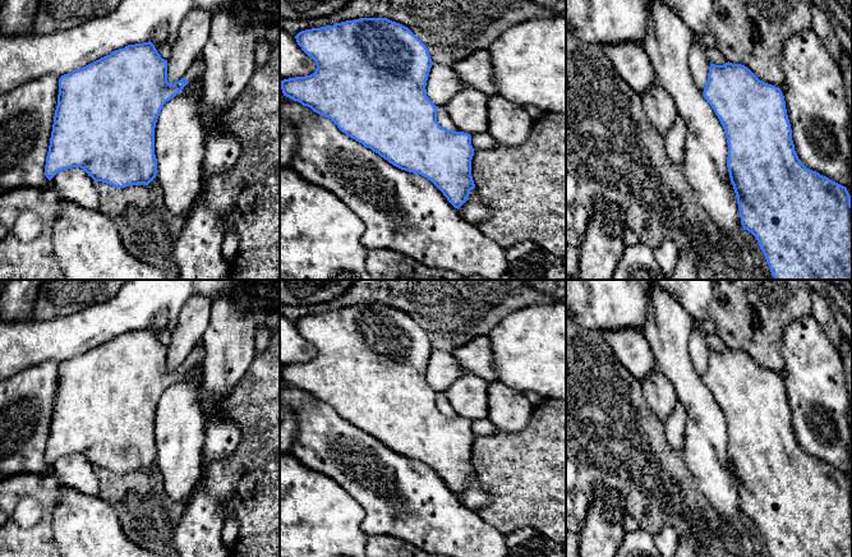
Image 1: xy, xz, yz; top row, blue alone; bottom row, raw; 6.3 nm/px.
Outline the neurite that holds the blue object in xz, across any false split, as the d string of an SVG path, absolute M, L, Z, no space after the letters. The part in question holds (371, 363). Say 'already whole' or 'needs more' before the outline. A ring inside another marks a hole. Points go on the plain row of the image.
already whole; M360 304L336 309L333 312L305 316L299 318L295 324L301 336L316 347L317 355L310 362L295 363L281 367L280 370L284 382L300 388L303 392L310 393L314 399L324 404L331 405L342 419L361 429L364 433L370 434L373 438L378 439L393 452L427 464L443 479L443 482L455 494L459 496L468 487L470 477L475 474L471 462L471 446L474 442L471 422L464 418L457 419L453 416L447 416L437 408L438 392L436 392L428 385L425 376L433 347L430 345L427 332L407 313L392 308L387 304Z

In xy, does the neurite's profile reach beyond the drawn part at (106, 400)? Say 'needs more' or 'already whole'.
already whole

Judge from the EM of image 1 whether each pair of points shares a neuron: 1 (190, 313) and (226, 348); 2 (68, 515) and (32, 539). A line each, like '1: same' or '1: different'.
1: different
2: different

